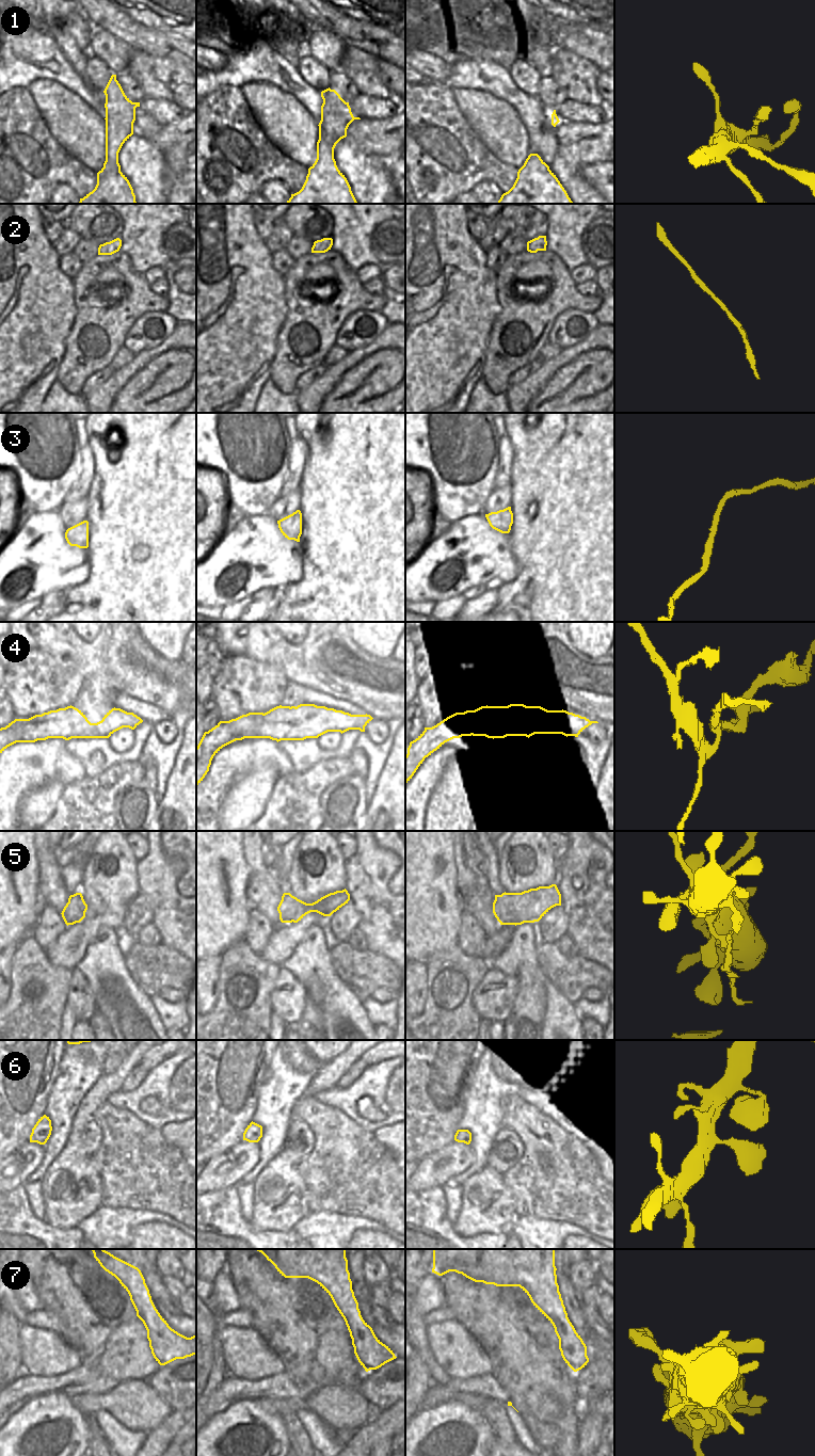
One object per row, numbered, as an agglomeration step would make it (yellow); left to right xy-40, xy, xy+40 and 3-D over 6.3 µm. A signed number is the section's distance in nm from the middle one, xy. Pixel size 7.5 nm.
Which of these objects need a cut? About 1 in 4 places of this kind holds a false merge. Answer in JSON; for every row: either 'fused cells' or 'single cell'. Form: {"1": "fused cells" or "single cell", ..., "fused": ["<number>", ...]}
{"1": "single cell", "2": "fused cells", "3": "single cell", "4": "fused cells", "5": "fused cells", "6": "single cell", "7": "single cell", "fused": ["2", "4", "5"]}

